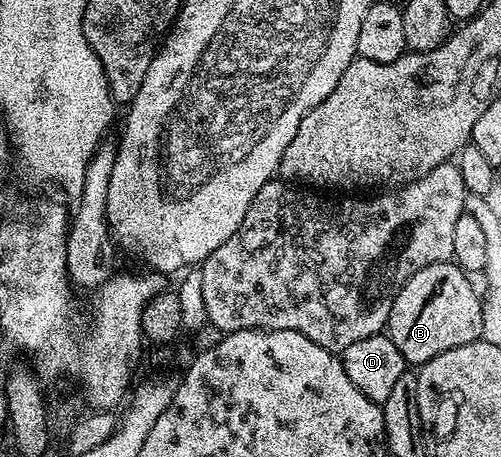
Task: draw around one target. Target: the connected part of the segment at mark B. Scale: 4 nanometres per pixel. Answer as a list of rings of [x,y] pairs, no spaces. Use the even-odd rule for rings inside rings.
[[[452,261],[436,262],[411,276],[395,296],[387,333],[406,363],[424,364],[435,356],[482,337],[482,299],[469,283],[470,275]]]

